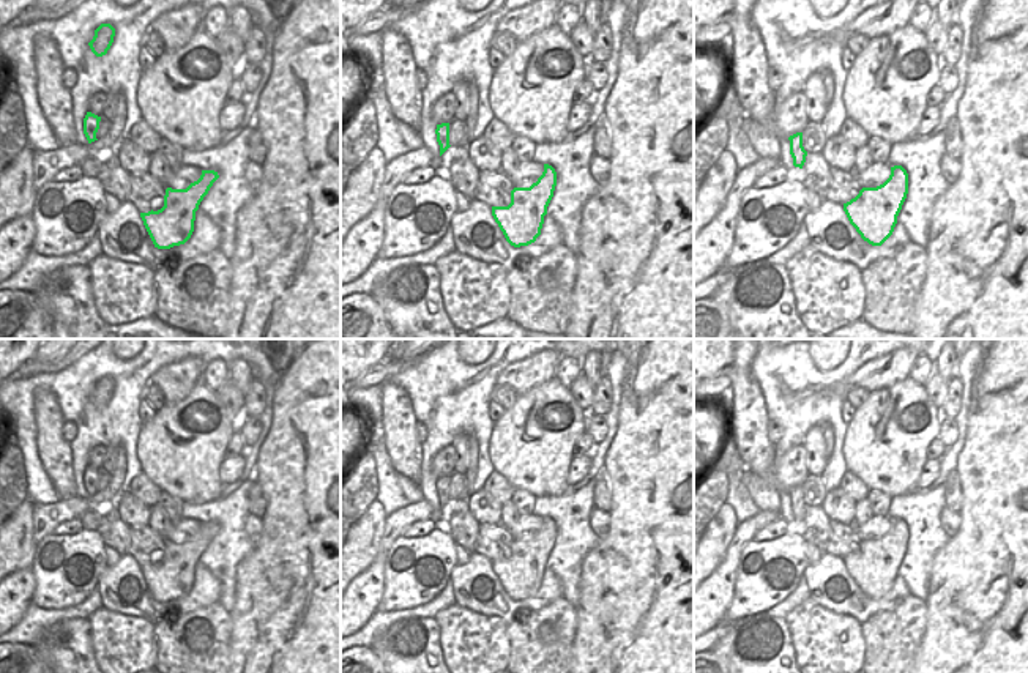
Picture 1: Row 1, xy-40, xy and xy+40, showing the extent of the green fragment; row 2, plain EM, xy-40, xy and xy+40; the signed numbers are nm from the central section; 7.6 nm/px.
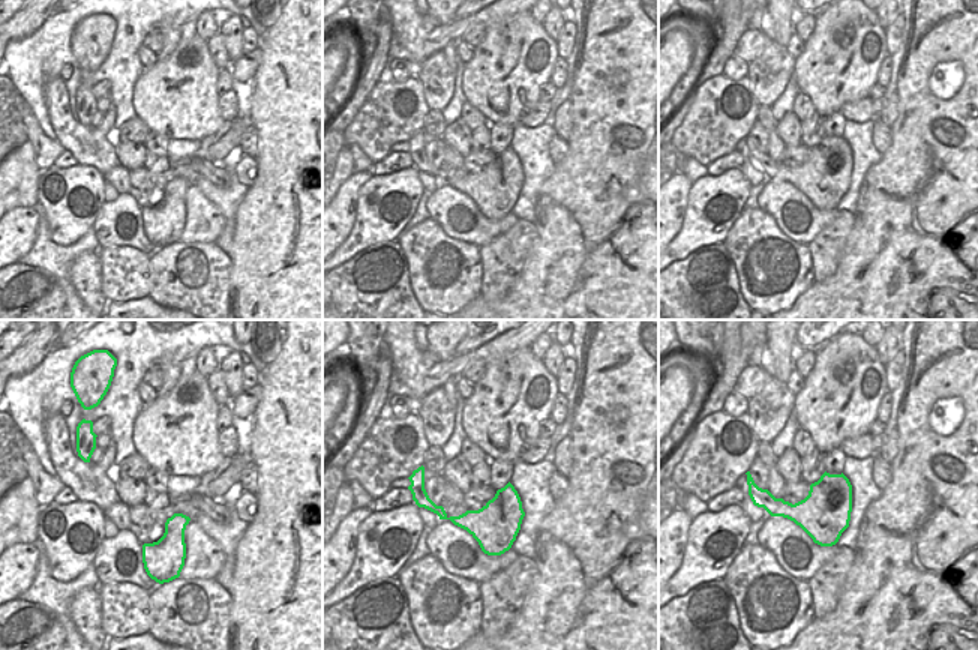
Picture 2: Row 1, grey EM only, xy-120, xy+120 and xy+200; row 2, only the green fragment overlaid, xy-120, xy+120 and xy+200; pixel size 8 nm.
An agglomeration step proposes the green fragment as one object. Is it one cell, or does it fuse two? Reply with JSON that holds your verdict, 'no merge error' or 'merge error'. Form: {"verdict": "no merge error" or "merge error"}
{"verdict": "no merge error"}

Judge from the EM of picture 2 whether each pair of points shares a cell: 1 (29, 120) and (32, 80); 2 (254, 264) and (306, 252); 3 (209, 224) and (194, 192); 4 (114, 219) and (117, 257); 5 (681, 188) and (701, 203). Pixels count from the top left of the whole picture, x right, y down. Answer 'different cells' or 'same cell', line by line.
1: different cells
2: same cell
3: same cell
4: different cells
5: different cells

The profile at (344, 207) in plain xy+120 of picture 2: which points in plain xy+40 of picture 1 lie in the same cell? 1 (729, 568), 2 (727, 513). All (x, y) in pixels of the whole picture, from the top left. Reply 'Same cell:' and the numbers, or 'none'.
Same cell: 1

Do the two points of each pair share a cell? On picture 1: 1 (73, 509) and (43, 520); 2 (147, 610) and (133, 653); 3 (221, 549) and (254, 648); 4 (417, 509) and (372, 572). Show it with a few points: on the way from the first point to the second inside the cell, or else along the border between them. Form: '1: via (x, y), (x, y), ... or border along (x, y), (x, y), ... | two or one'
1: via (65, 511), (51, 516) | one
2: border along (108, 610), (139, 615), (152, 624) | two
3: border along (248, 554), (235, 569), (235, 606), (229, 613) | two
4: via (401, 524), (388, 538), (382, 557) | one

